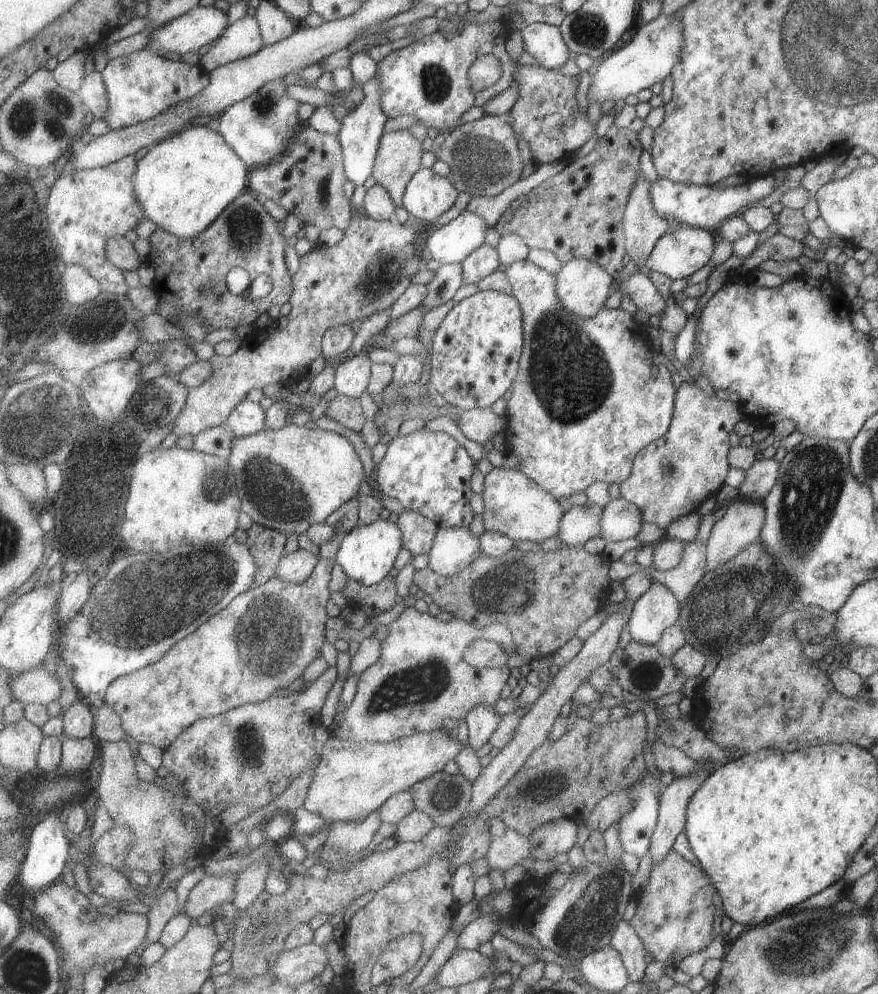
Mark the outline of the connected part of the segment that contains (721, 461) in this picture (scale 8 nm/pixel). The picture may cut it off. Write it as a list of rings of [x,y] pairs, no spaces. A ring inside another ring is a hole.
[[[682,381],[675,392],[674,414],[669,429],[637,454],[629,477],[620,483],[621,497],[638,506],[644,523],[657,524],[664,530],[677,518],[698,511],[701,504],[715,496],[725,484],[730,467],[730,432],[733,431],[734,425],[744,418],[743,407],[736,398],[725,401],[716,395],[708,396],[696,383]]]

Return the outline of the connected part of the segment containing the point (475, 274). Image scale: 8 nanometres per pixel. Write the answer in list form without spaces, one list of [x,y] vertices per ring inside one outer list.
[[[485,244],[463,262],[465,284],[480,284],[484,278],[498,271],[502,264],[499,247]]]

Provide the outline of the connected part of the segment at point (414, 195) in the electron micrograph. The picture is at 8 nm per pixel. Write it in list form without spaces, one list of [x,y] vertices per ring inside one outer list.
[[[423,168],[410,181],[405,208],[410,215],[434,223],[458,202],[460,192],[450,177],[438,174],[435,168]]]

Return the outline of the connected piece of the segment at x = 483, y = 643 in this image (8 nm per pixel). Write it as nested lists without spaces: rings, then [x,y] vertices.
[[[479,639],[468,646],[466,660],[475,667],[503,669],[510,662],[510,656],[498,641]]]

